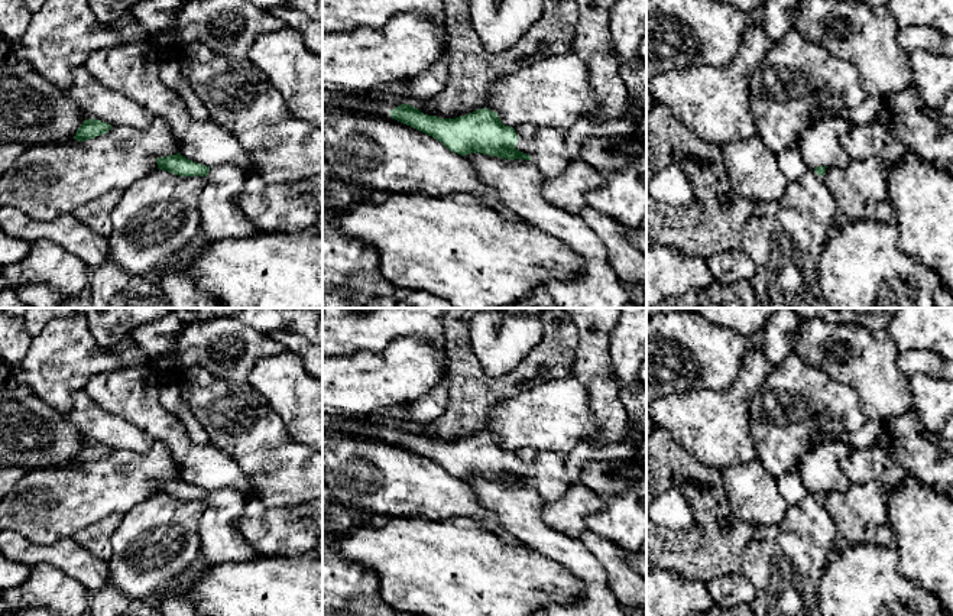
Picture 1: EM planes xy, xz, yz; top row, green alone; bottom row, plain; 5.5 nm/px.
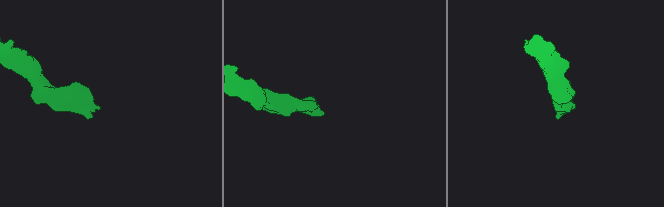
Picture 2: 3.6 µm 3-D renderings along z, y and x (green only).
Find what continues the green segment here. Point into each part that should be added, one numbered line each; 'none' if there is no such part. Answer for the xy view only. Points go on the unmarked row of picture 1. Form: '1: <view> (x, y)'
1: xy (220, 540)

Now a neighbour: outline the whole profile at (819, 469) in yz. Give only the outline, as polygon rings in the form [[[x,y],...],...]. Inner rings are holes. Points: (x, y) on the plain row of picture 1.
[[[839,441],[817,444],[805,453],[797,469],[801,482],[808,490],[845,492],[852,484],[840,467],[845,447]]]

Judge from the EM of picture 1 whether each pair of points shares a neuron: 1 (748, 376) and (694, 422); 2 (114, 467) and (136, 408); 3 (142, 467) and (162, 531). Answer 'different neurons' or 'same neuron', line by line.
1: same neuron
2: different neurons
3: different neurons

